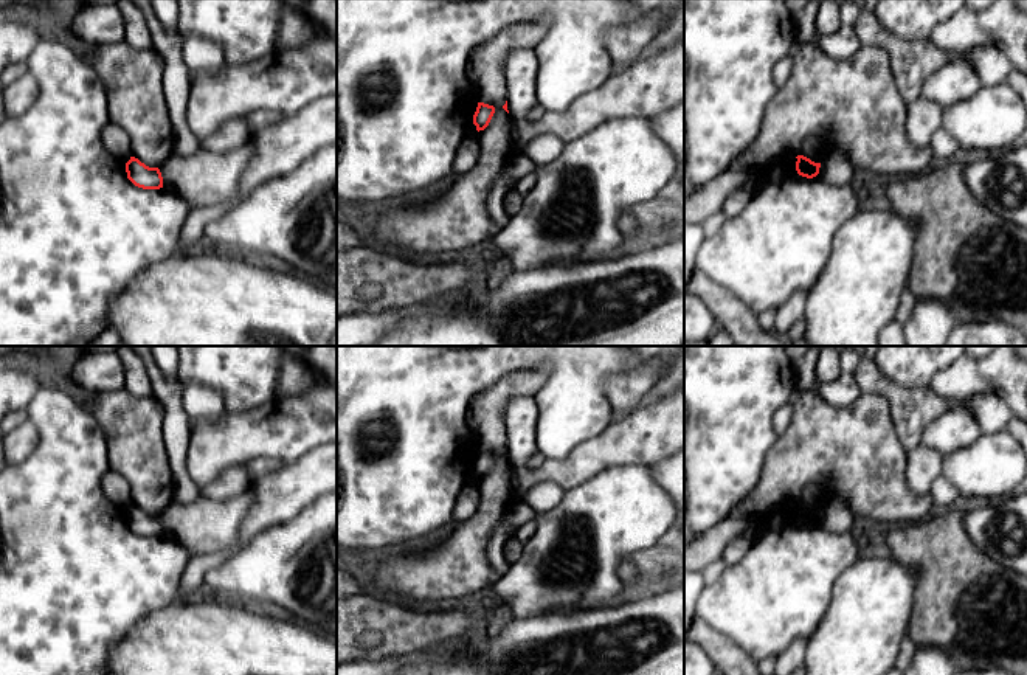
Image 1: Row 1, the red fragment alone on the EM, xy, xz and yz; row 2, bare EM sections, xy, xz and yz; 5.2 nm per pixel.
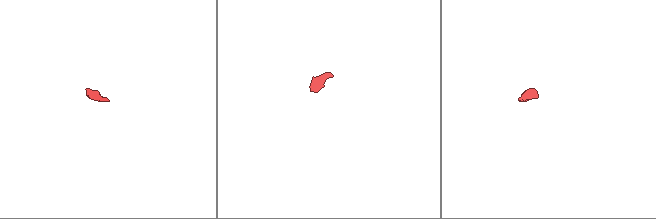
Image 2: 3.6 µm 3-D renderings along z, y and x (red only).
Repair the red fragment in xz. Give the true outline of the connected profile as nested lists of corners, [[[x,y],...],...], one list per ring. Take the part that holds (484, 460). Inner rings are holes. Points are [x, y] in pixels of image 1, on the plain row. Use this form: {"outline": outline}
{"outline": [[[478,450],[476,459],[473,462],[473,472],[476,473],[478,479],[484,478],[489,473],[493,461],[495,461],[493,453]]]}

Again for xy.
{"outline": [[[130,504],[126,511],[127,526],[138,535],[143,537],[160,537],[163,535],[163,524],[158,515],[149,515],[138,506]]]}

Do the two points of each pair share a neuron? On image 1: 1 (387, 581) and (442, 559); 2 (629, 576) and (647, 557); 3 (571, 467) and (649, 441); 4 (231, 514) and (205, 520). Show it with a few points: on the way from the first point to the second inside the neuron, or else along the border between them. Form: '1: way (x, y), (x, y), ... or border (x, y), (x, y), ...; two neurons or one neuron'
1: way (401, 578), (424, 578), (428, 573); one neuron
2: way (633, 571), (643, 562); one neuron
3: way (590, 458), (630, 441); one neuron
4: way (225, 517), (222, 520), (211, 520); one neuron

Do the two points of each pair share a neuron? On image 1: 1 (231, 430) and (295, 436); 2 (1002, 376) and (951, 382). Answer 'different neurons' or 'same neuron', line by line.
1: same neuron
2: same neuron

